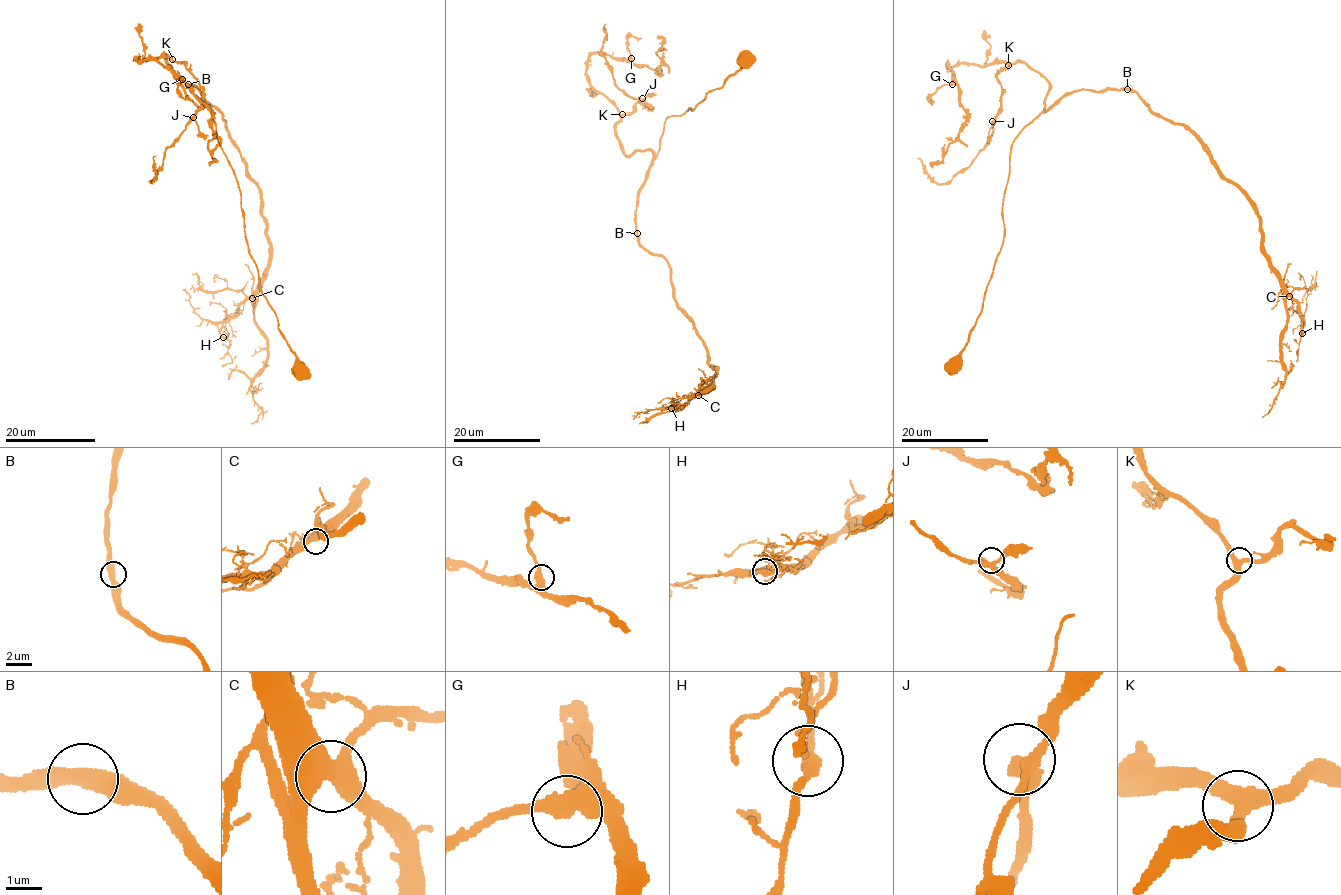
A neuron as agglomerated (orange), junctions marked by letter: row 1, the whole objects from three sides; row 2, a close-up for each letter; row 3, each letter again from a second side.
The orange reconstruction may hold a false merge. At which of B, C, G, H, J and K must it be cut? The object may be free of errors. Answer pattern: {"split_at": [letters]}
{"split_at": []}

